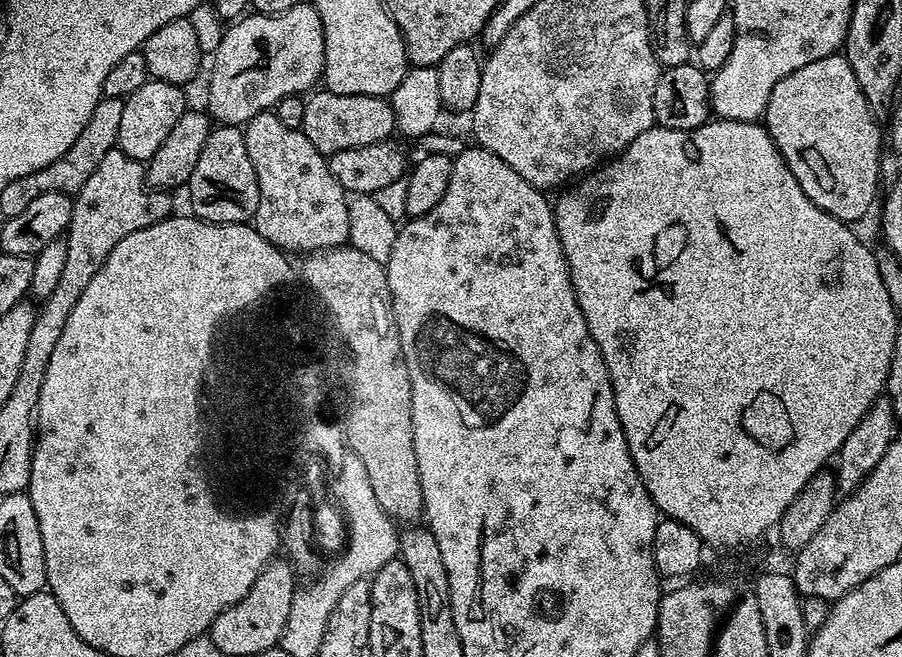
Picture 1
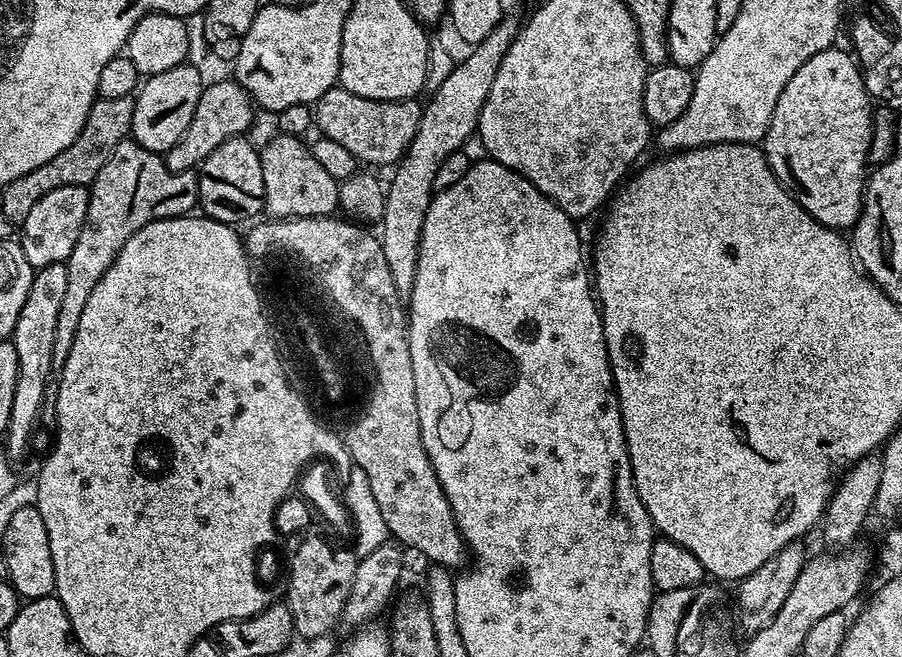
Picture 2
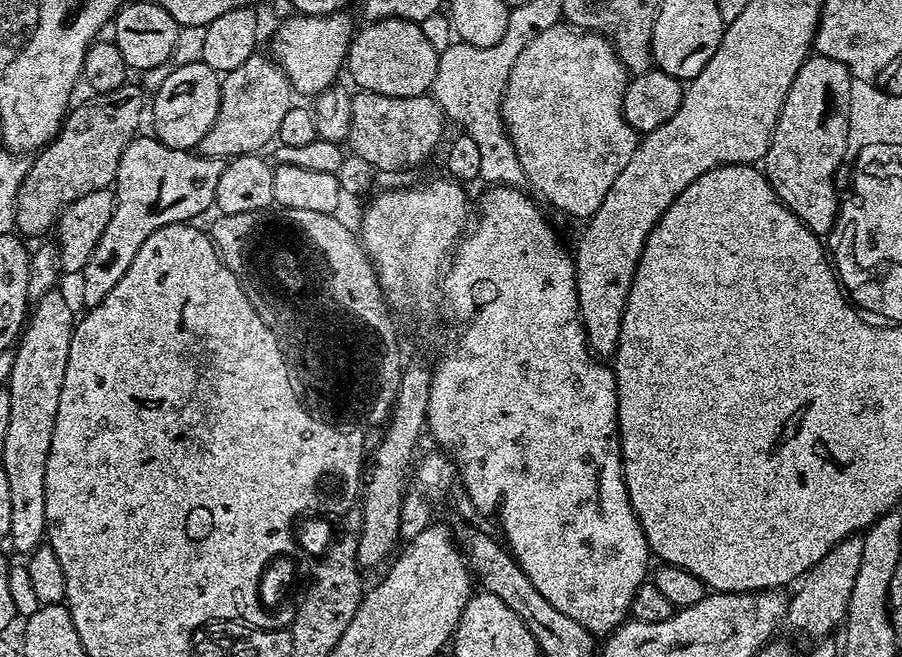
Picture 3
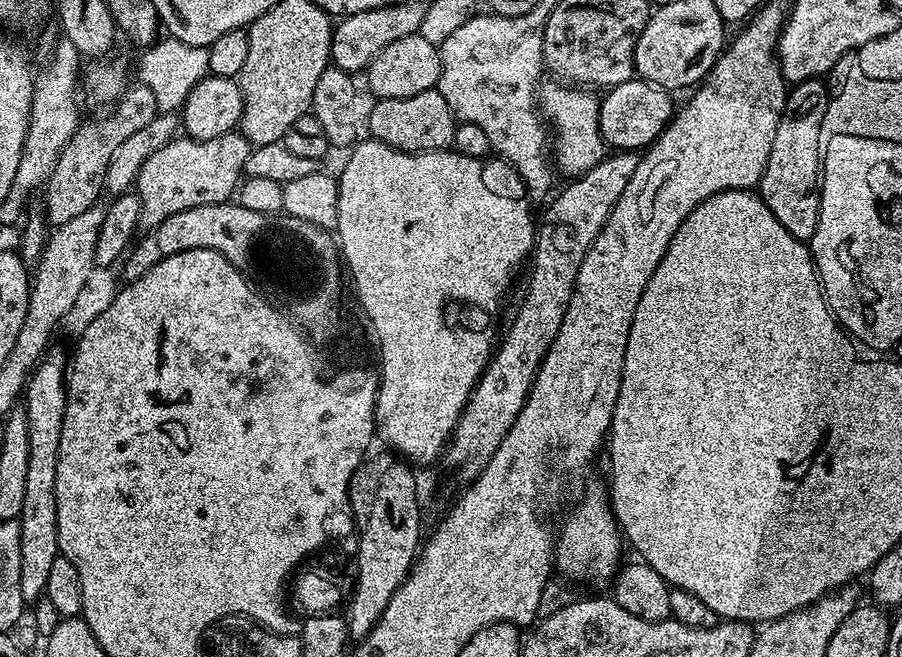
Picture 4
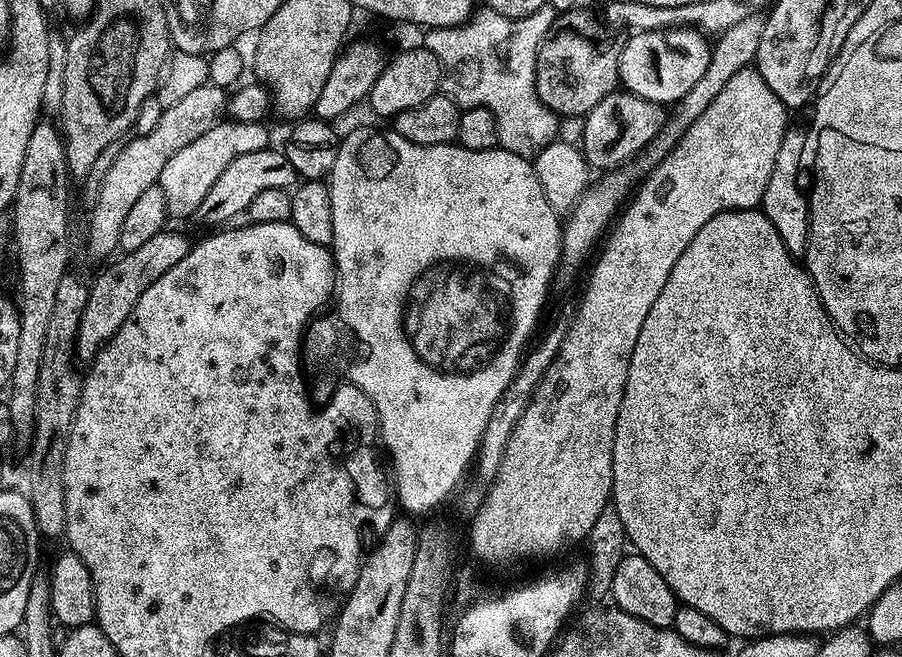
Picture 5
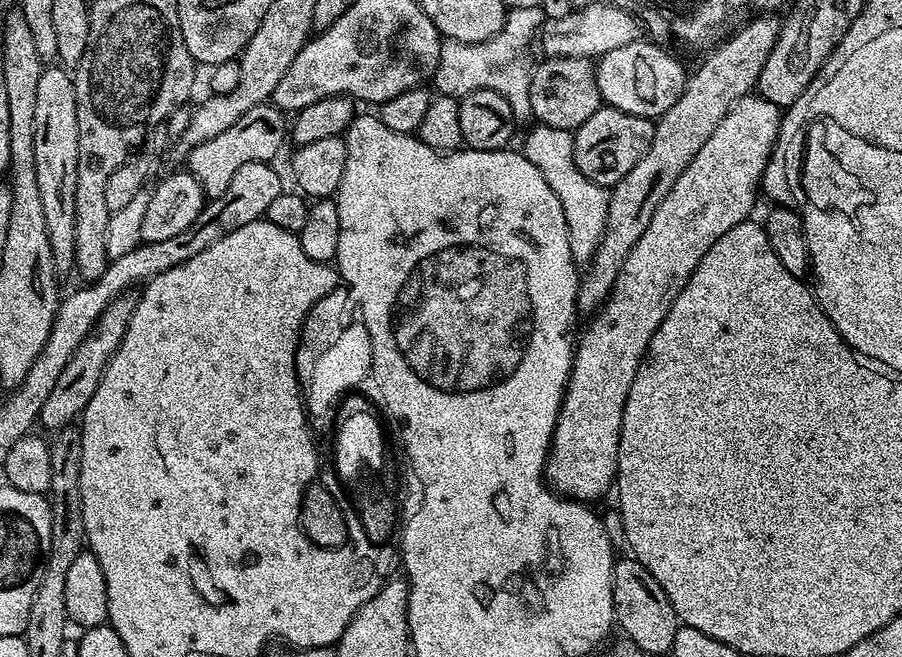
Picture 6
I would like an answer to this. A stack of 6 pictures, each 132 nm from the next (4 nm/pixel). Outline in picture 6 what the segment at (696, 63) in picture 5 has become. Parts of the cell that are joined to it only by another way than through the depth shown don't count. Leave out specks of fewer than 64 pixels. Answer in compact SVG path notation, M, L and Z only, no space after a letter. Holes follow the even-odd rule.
M641 38L599 57L596 81L601 101L607 107L617 108L626 114L649 118L659 118L663 112L670 110L670 106L674 106L682 94L686 71L664 48L667 47Z

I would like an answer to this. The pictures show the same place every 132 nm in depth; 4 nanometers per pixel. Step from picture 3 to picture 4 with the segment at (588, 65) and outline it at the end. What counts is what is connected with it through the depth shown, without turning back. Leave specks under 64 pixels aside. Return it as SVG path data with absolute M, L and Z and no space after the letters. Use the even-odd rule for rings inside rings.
M544 82L539 85L538 107L543 119L554 129L554 139L550 144L551 151L556 151L554 164L557 169L560 167L568 178L579 177L592 167L598 166L606 157L606 145L600 136L601 97L592 90L577 90L560 82L548 83L552 84Z

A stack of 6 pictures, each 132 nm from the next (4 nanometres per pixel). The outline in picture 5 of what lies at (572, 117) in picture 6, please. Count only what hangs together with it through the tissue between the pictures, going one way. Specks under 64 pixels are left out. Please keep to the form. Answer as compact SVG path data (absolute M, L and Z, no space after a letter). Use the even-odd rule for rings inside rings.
M577 6L571 12L563 13L562 24L563 20L564 28L557 27L540 45L540 53L536 59L536 93L540 101L557 116L583 118L590 110L594 110L594 106L598 106L598 102L602 102L602 98L617 91L620 84L621 45L618 40L616 44L615 38L612 37L613 29L607 23L599 24L595 14L587 12L583 6Z

